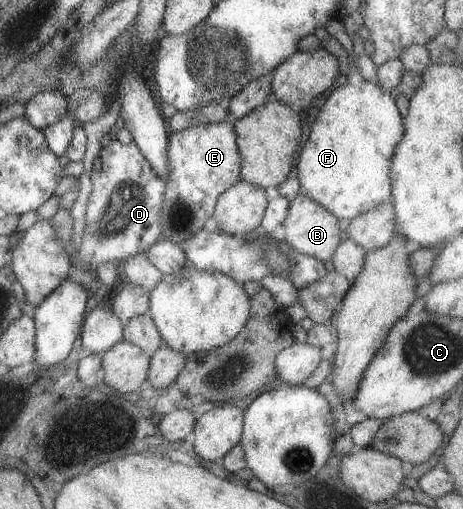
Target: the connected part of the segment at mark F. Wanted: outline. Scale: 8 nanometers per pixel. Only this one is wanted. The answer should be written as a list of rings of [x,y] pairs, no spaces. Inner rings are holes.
[[[363,81],[359,86],[350,85],[345,83],[335,90],[331,91],[329,97],[325,100],[322,108],[311,126],[311,132],[309,138],[305,142],[301,152],[299,152],[299,158],[296,161],[297,174],[300,182],[301,188],[305,190],[305,196],[309,197],[311,200],[317,202],[318,205],[325,207],[333,216],[336,216],[339,220],[347,218],[347,220],[353,220],[356,216],[375,208],[380,205],[384,200],[391,198],[392,196],[392,184],[390,179],[390,166],[392,163],[393,154],[395,154],[395,146],[399,144],[401,138],[404,135],[404,119],[401,118],[399,110],[395,105],[395,100],[391,98],[387,91],[384,91],[381,86],[377,86],[369,81]]]

